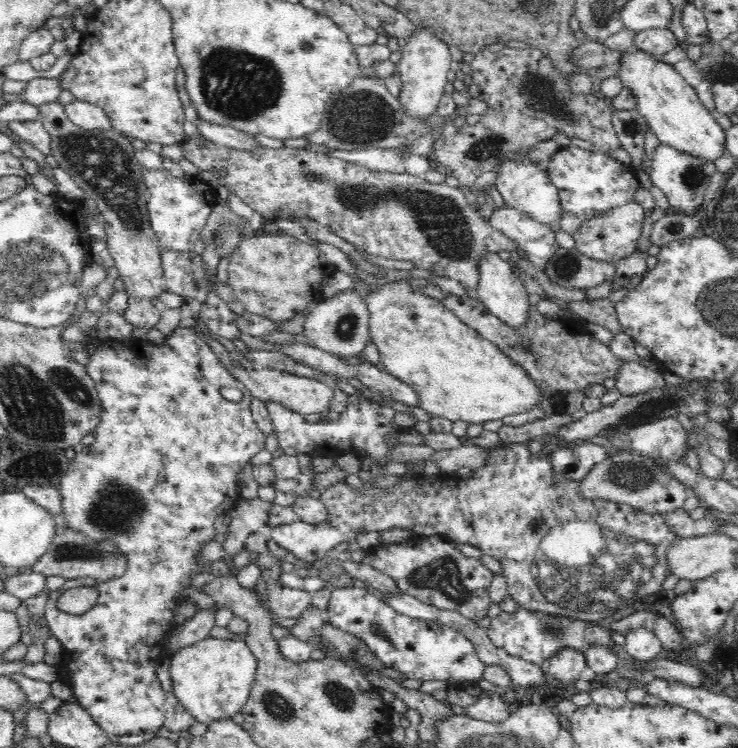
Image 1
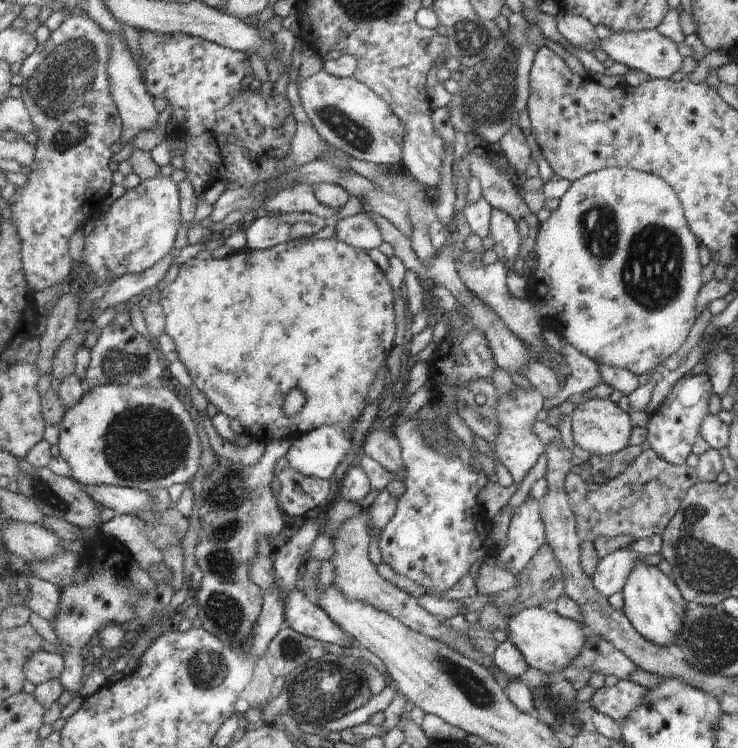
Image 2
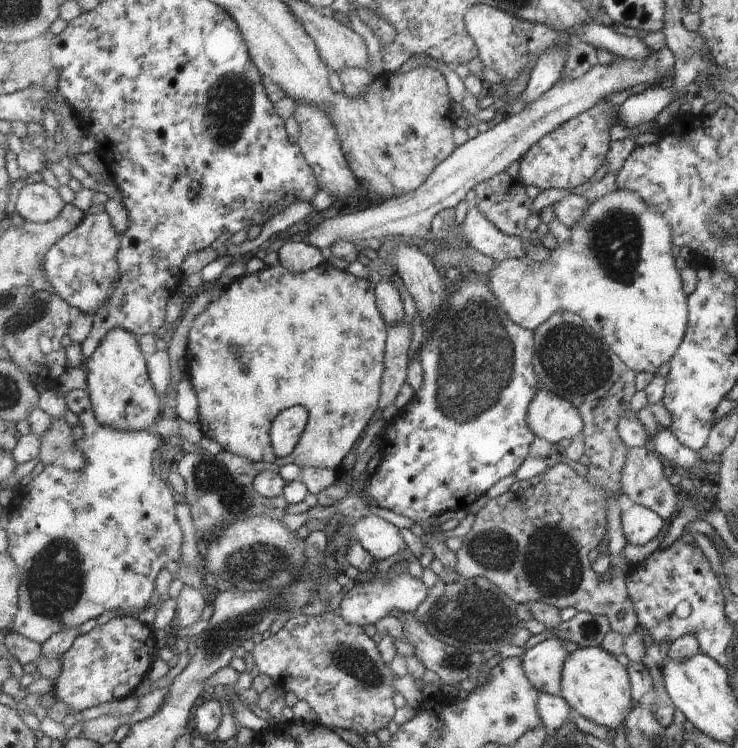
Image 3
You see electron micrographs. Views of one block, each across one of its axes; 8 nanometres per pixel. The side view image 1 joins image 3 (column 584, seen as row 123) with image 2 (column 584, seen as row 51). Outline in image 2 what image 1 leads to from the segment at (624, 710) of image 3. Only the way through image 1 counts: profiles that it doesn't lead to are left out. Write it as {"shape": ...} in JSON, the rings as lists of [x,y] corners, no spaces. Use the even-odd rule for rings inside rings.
{"shape":[[[543,607],[527,608],[511,617],[507,640],[513,642],[523,653],[530,667],[535,667],[547,674],[557,674],[569,668],[569,664],[579,658],[583,646],[587,644],[587,626],[563,617],[557,612],[548,612]]]}

